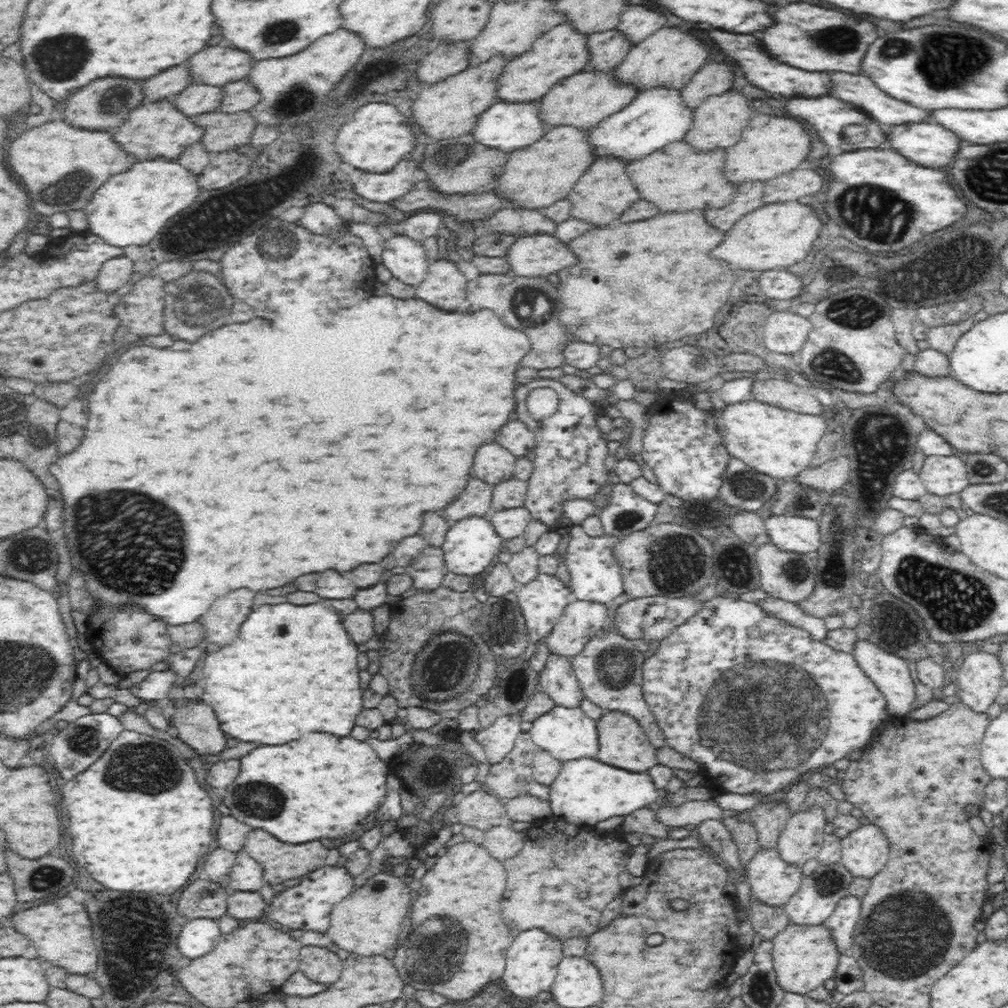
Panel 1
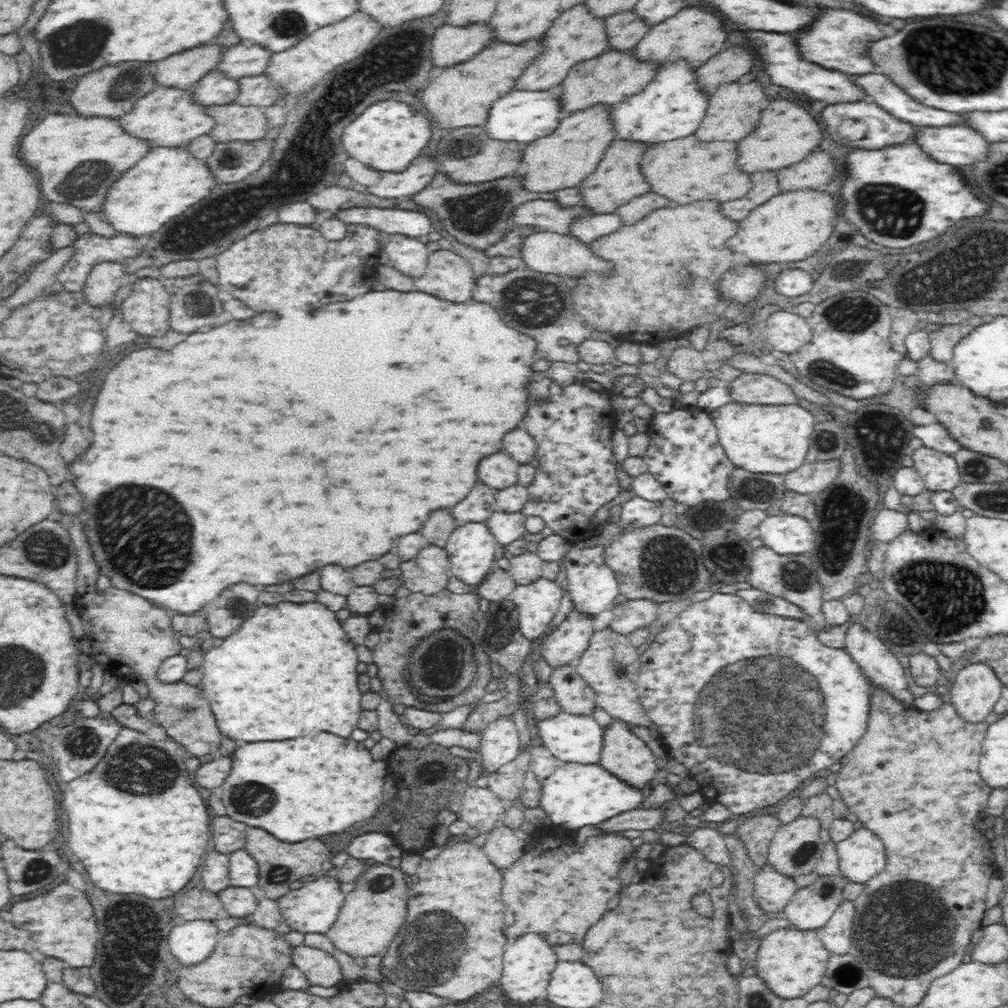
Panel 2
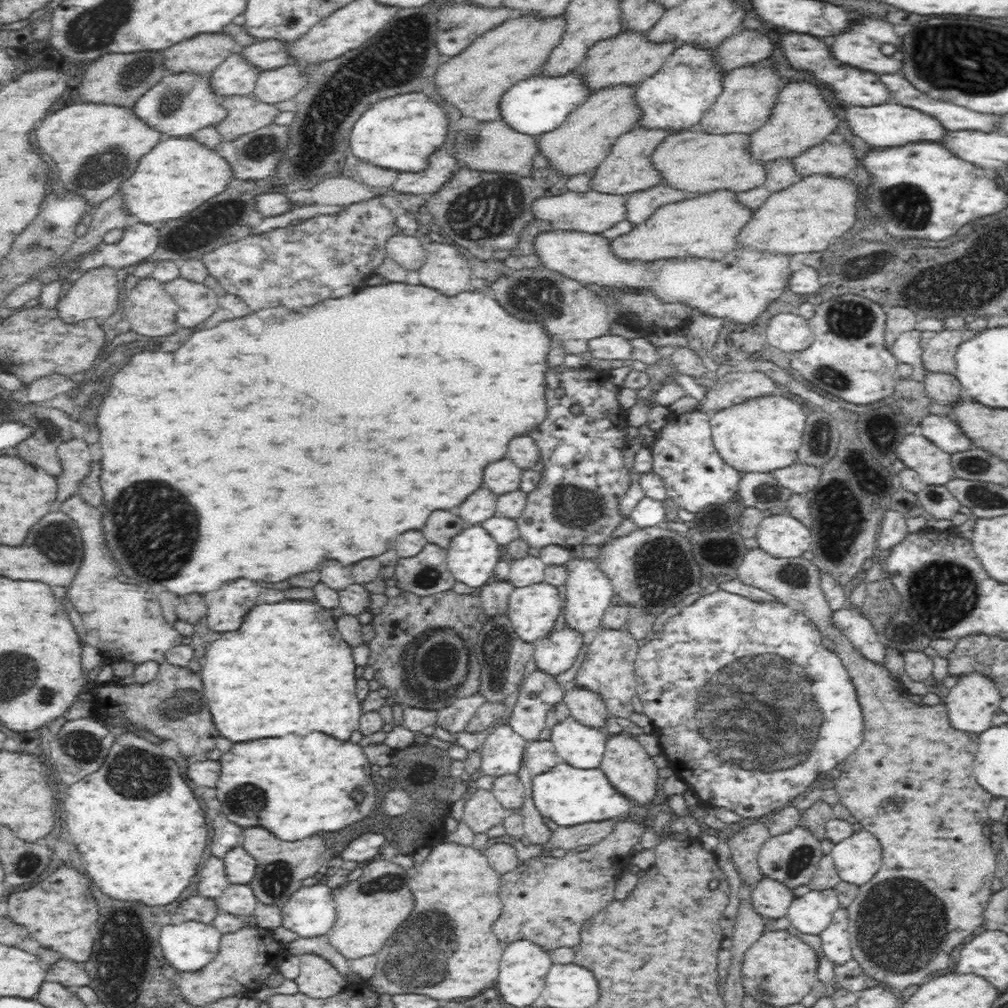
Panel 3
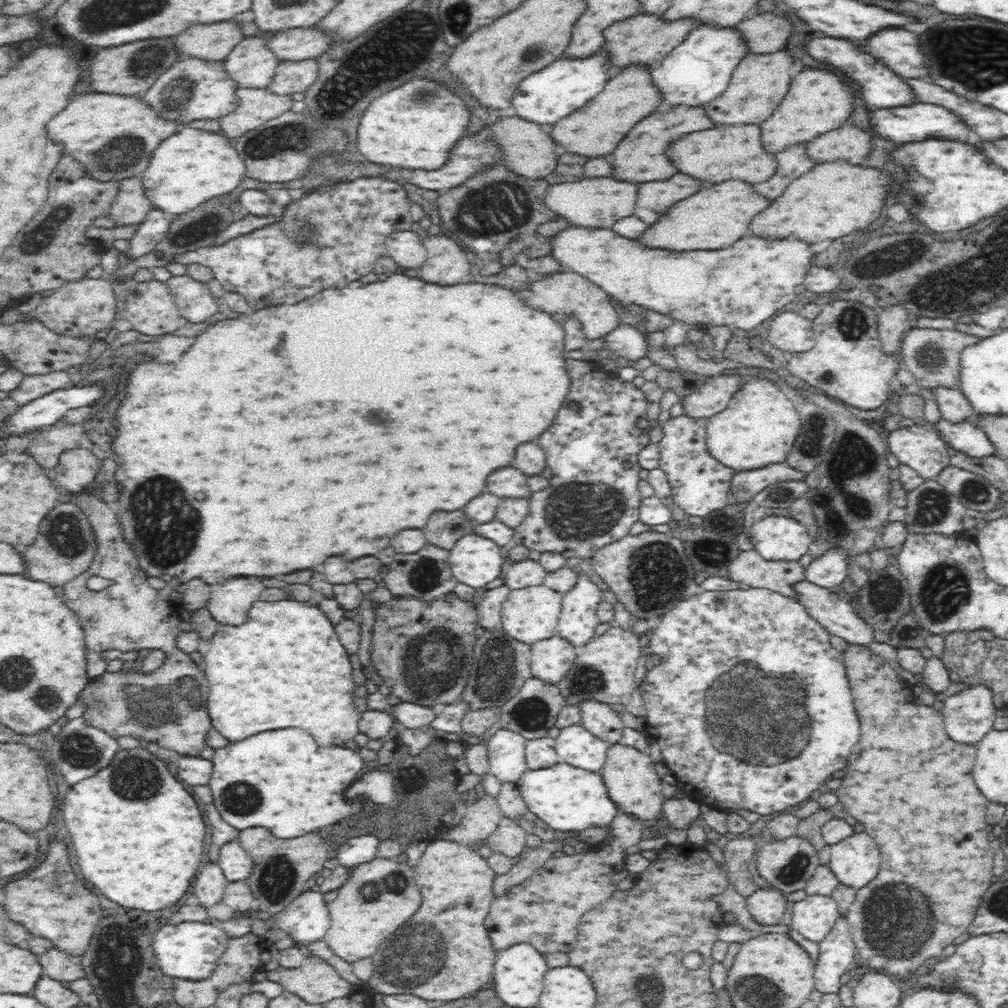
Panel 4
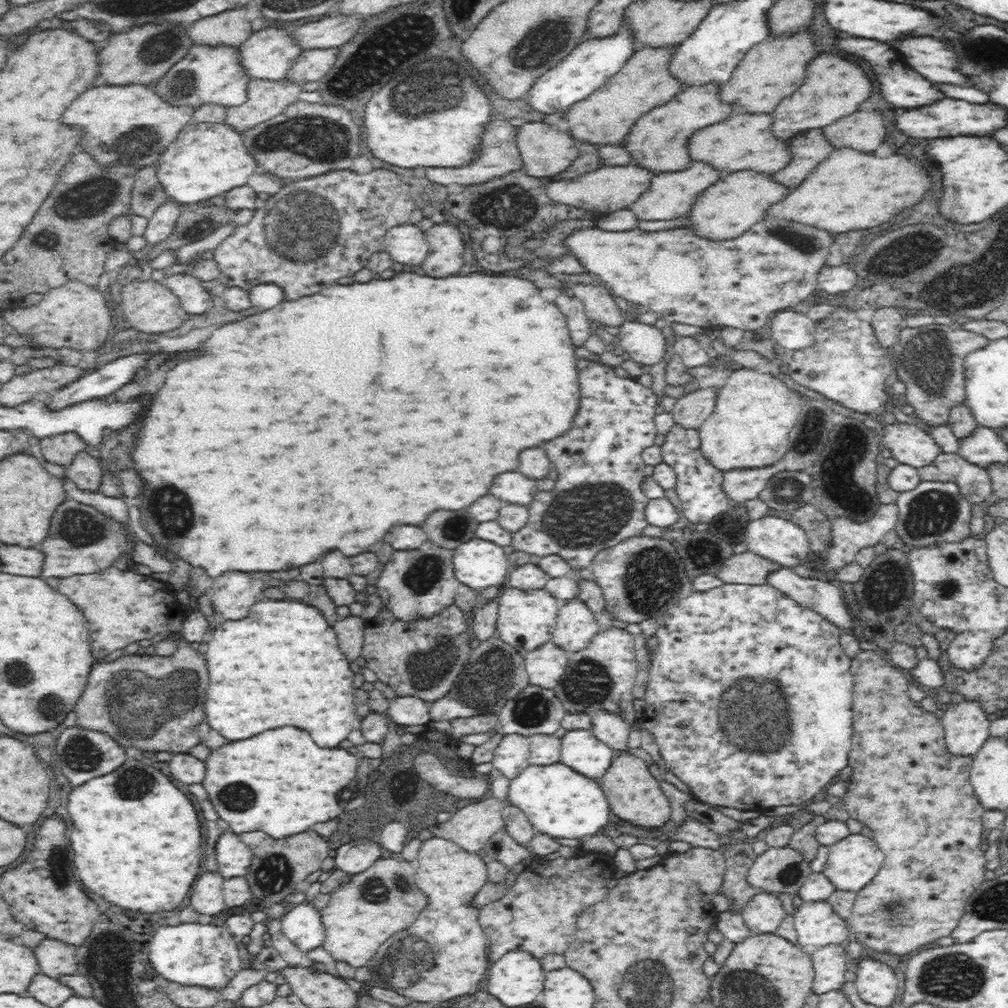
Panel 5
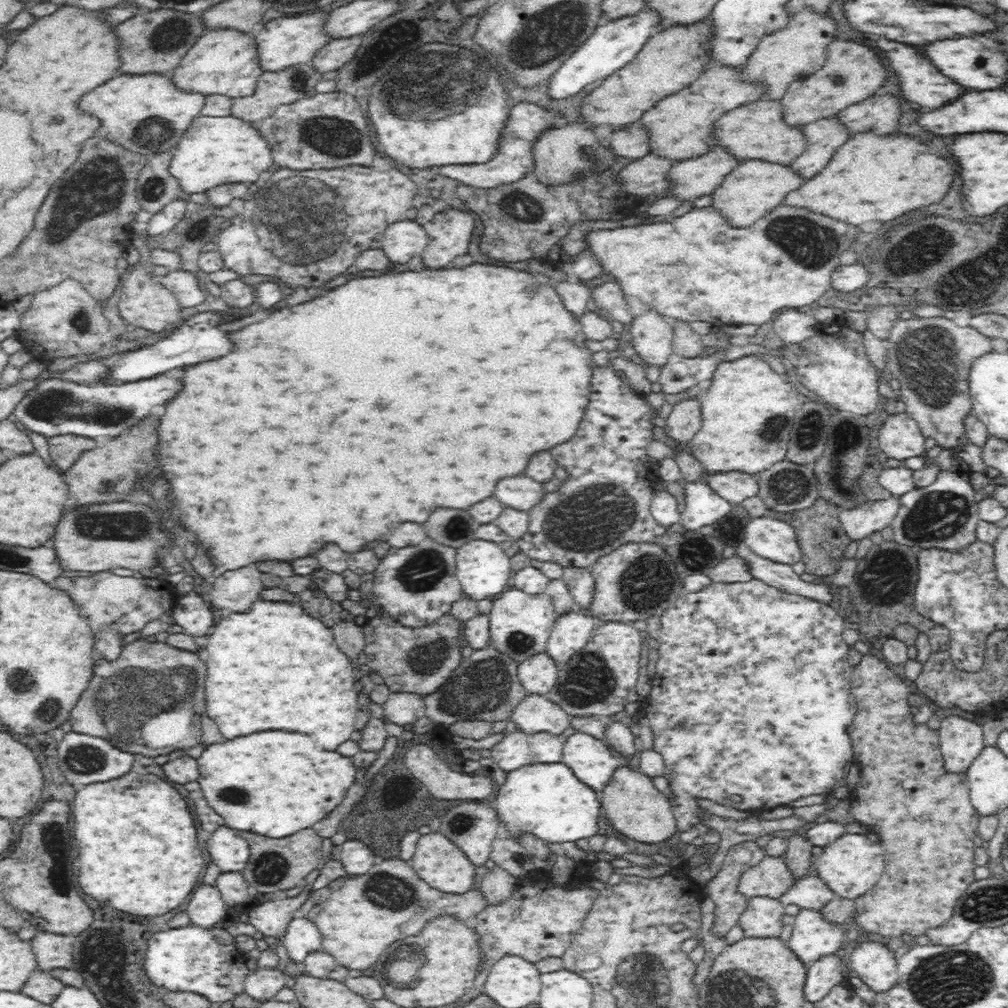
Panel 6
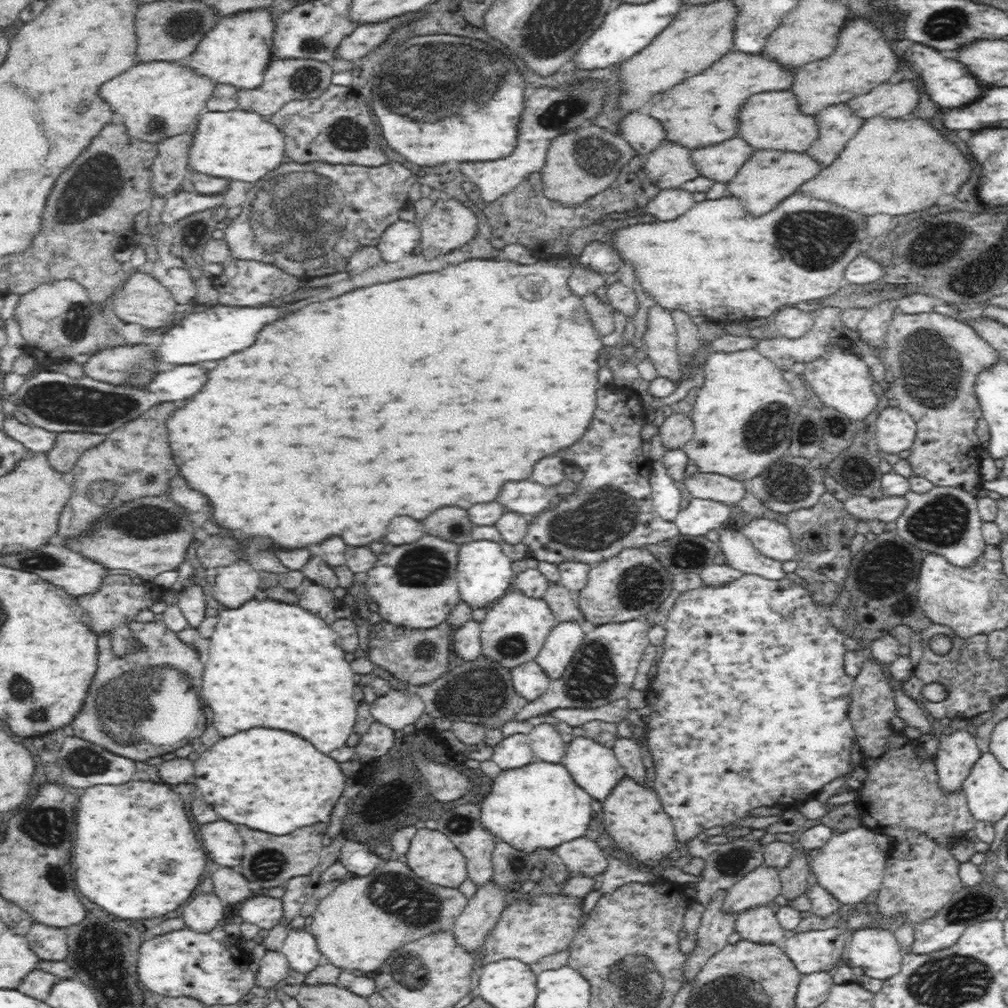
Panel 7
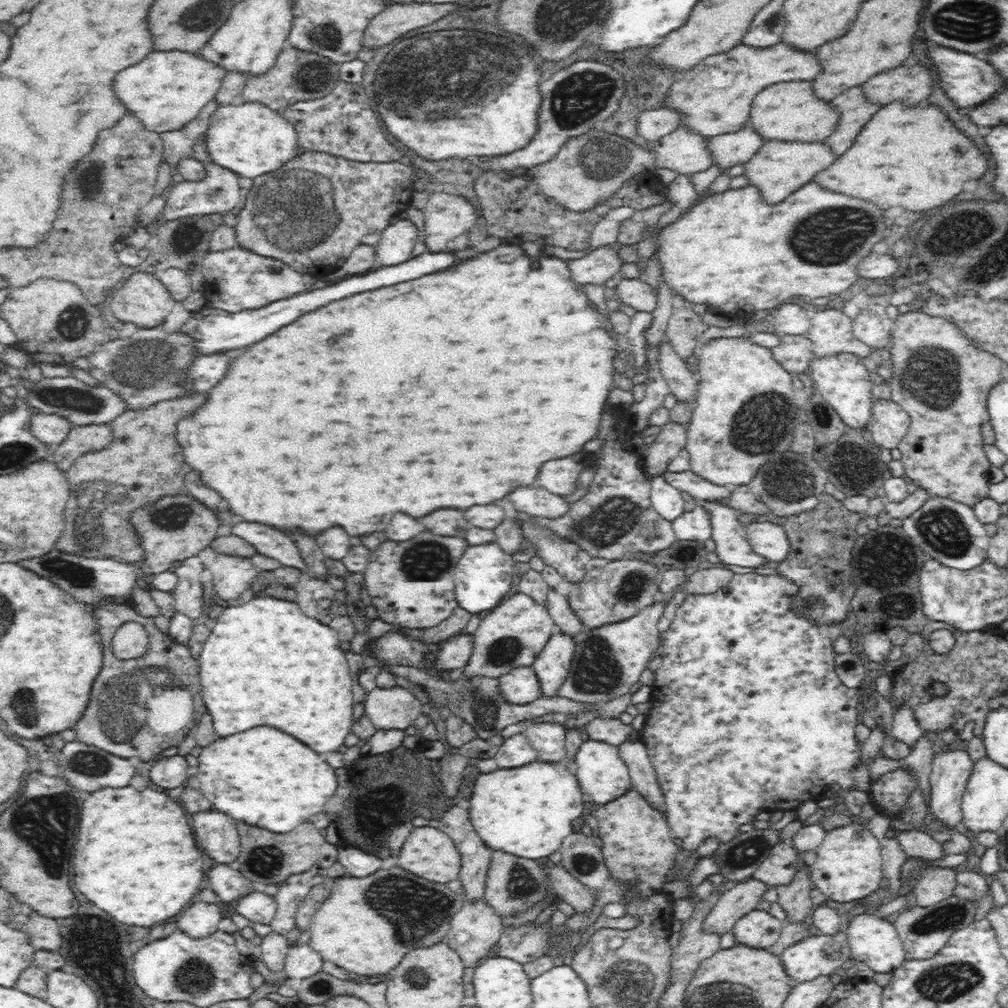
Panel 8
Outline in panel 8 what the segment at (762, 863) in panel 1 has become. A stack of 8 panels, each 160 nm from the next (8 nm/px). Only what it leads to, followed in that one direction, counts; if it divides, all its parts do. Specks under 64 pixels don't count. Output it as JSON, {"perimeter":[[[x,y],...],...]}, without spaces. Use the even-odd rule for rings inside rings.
{"perimeter":[[[764,905],[739,918],[732,931],[738,943],[766,949],[778,942],[783,925],[784,922],[772,916]]]}

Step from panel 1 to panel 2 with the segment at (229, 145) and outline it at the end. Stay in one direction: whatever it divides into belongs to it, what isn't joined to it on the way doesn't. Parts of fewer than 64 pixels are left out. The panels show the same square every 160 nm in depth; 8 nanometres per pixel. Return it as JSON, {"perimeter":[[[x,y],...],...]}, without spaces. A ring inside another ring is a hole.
{"perimeter":[[[235,103],[225,106],[212,106],[205,113],[213,120],[213,129],[208,136],[215,144],[233,141],[256,142],[264,140],[268,124],[263,108],[256,106],[239,106]]]}

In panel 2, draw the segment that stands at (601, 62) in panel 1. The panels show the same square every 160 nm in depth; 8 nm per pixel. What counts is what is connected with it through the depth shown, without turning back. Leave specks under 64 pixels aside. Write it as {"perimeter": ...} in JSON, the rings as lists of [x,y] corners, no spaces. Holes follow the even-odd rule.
{"perimeter":[[[632,10],[624,14],[614,14],[606,18],[604,23],[608,49],[615,52],[631,51],[650,28]]]}

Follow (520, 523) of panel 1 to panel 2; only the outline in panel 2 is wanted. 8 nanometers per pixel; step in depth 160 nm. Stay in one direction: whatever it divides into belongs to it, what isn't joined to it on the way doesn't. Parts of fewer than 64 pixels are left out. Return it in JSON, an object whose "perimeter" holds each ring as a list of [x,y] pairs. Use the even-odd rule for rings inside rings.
{"perimeter":[[[494,511],[485,521],[490,532],[498,539],[500,546],[507,546],[527,532],[524,522],[527,516],[522,511]]]}

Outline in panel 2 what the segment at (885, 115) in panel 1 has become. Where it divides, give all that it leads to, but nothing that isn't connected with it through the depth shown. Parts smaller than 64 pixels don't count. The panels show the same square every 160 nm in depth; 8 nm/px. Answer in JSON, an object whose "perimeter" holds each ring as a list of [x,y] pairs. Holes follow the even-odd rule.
{"perimeter":[[[864,74],[864,76],[850,76],[850,82],[856,84],[866,95],[866,101],[876,104],[884,112],[892,114],[900,122],[908,122],[914,126],[960,126],[965,122],[965,116],[952,114],[947,110],[932,110],[926,106],[920,106],[908,94],[902,90],[896,90],[888,78],[882,74]]]}

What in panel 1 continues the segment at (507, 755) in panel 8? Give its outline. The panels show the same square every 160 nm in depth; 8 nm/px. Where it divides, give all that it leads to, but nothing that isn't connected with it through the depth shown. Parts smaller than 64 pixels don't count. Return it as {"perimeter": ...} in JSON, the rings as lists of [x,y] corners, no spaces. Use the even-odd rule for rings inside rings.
{"perimeter":[[[501,715],[487,728],[474,729],[474,738],[483,746],[488,764],[500,762],[512,750],[522,731],[518,715]]]}

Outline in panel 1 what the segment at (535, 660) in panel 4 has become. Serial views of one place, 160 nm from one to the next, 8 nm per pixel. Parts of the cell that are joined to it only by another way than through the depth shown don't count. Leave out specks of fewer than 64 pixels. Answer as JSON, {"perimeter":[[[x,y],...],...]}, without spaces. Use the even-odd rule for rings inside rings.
{"perimeter":[[[571,599],[558,623],[544,638],[549,652],[573,657],[604,628],[608,618],[611,618],[608,604]]]}

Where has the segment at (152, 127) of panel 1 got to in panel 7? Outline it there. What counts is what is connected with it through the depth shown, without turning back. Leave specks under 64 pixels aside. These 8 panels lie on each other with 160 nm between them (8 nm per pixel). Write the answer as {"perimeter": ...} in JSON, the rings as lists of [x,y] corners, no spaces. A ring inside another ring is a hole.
{"perimeter":[[[263,9],[219,19],[188,55],[186,67],[196,77],[204,77],[214,85],[228,85],[237,90],[259,88],[270,63],[274,16],[275,14]]]}

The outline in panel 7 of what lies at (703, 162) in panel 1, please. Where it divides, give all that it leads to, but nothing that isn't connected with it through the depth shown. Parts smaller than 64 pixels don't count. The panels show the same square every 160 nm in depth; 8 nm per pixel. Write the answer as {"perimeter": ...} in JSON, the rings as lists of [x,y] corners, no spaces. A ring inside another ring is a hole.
{"perimeter":[[[772,91],[752,95],[737,110],[737,134],[750,145],[753,151],[777,150],[777,152],[802,153],[818,139],[814,116],[804,116],[798,109],[798,102],[792,92]]]}

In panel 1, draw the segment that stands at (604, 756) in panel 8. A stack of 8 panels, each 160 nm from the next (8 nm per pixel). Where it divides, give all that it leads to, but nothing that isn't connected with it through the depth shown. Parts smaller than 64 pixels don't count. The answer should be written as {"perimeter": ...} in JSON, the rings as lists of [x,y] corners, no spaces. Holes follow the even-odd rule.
{"perimeter":[[[556,705],[552,707],[552,710],[549,710],[546,714],[541,714],[536,720],[532,721],[529,735],[537,749],[549,752],[554,758],[562,762],[579,758],[597,758],[597,750],[599,749],[597,720],[590,719],[580,709],[580,706]]]}

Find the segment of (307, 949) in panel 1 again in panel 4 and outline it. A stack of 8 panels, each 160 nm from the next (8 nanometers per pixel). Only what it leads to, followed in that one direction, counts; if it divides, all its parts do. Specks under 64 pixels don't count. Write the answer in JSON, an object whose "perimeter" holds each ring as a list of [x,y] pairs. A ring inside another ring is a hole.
{"perimeter":[[[314,956],[304,957],[298,968],[267,971],[266,980],[277,982],[309,1003],[325,1003],[352,992],[350,981],[342,978],[331,964]]]}

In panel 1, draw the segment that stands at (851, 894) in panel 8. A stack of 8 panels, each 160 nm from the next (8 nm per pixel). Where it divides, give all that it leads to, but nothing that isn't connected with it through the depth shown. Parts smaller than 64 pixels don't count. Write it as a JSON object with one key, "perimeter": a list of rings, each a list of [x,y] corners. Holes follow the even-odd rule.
{"perimeter":[[[875,824],[862,825],[841,838],[841,864],[854,877],[872,879],[890,860],[888,835]]]}

